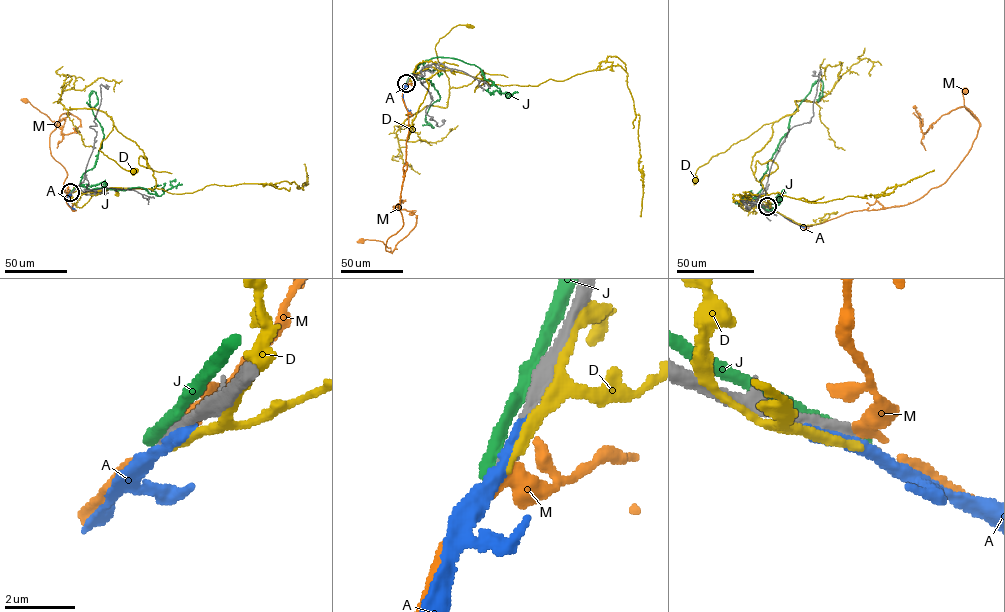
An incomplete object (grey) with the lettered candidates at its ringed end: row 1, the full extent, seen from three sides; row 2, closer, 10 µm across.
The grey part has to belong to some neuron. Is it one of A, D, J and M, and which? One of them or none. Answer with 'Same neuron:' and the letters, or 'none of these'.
Same neuron: M

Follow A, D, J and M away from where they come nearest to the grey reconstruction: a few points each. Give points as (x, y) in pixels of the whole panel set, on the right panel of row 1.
A: (767, 206), (805, 228)
D: (767, 207), (746, 209), (769, 202), (761, 180), (777, 165), (751, 165), (772, 122), (696, 179)
J: (767, 206), (753, 198), (761, 189), (767, 162), (789, 131), (790, 118), (819, 79), (819, 99), (820, 92)
M: (767, 206), (811, 226), (923, 197), (948, 179), (976, 137), (979, 123), (965, 109), (965, 91)

